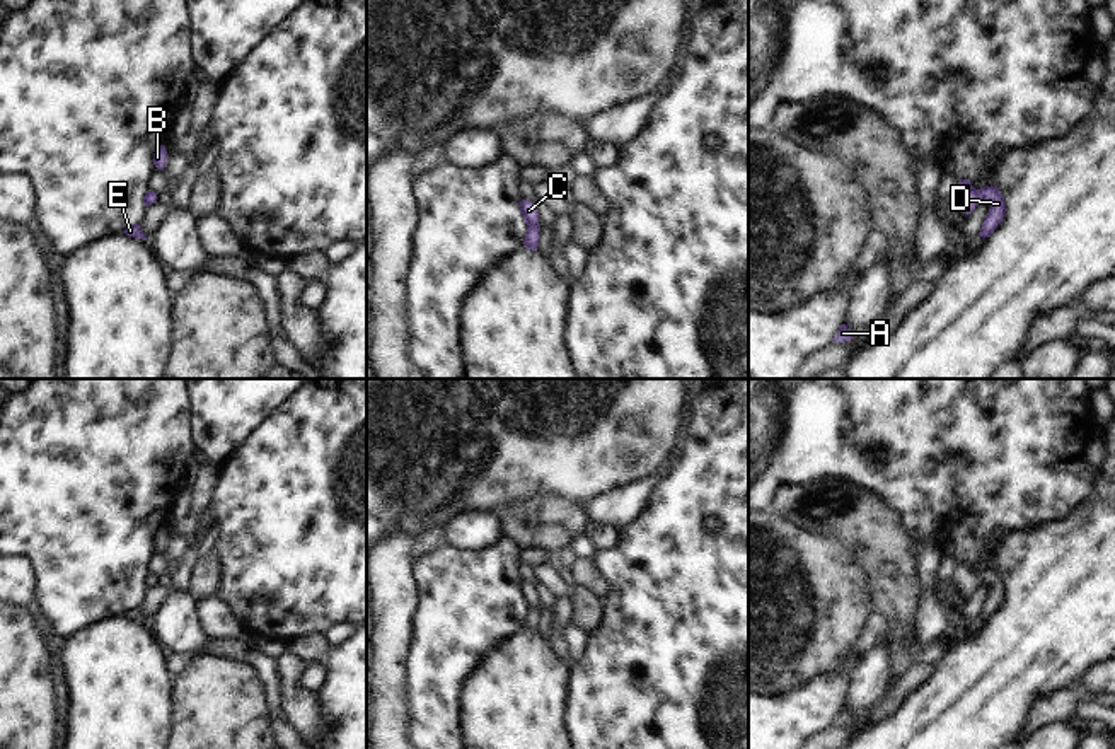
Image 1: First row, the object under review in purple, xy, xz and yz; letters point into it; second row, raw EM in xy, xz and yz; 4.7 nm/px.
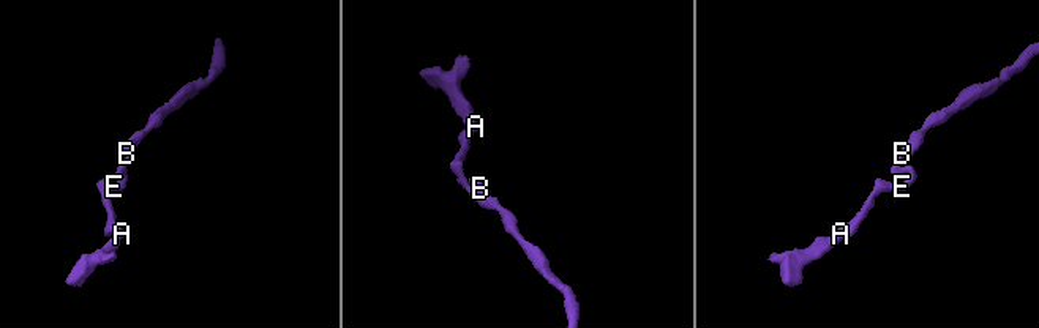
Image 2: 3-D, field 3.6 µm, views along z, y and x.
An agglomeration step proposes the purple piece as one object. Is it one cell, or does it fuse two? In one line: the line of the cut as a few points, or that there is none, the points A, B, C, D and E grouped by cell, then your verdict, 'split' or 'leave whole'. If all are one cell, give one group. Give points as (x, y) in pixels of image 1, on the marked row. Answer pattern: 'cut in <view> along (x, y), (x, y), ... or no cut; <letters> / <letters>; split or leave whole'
no cut; A B C D E; leave whole

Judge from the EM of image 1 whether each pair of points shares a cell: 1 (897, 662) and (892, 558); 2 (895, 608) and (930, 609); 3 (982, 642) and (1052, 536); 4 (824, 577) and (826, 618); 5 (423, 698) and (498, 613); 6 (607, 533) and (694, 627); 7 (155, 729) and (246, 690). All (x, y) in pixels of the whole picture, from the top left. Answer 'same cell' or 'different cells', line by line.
1: same cell
2: different cells
3: same cell
4: same cell
5: same cell
6: different cells
7: different cells

